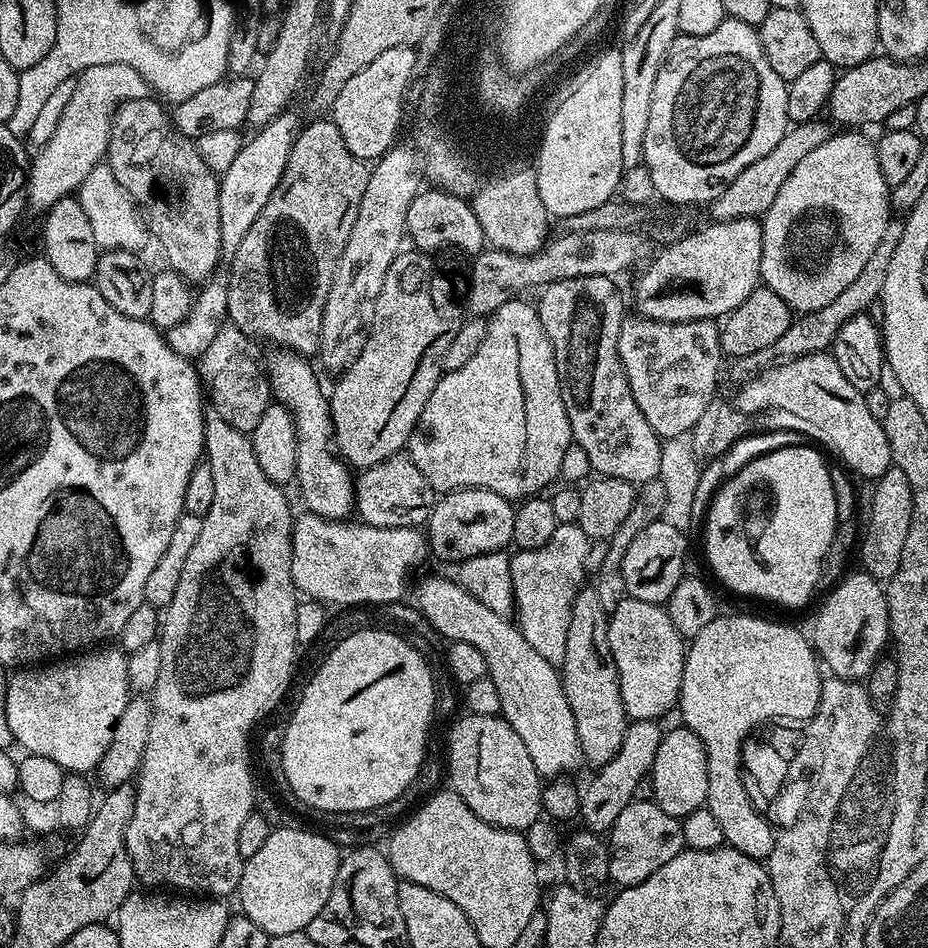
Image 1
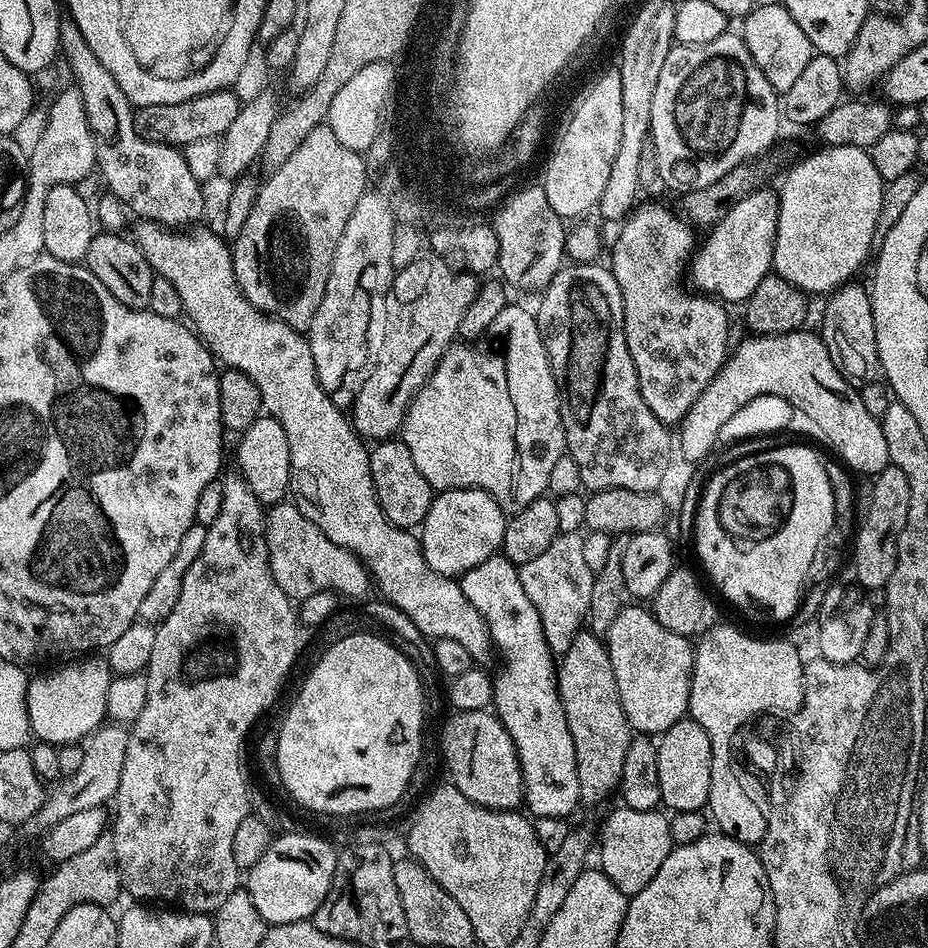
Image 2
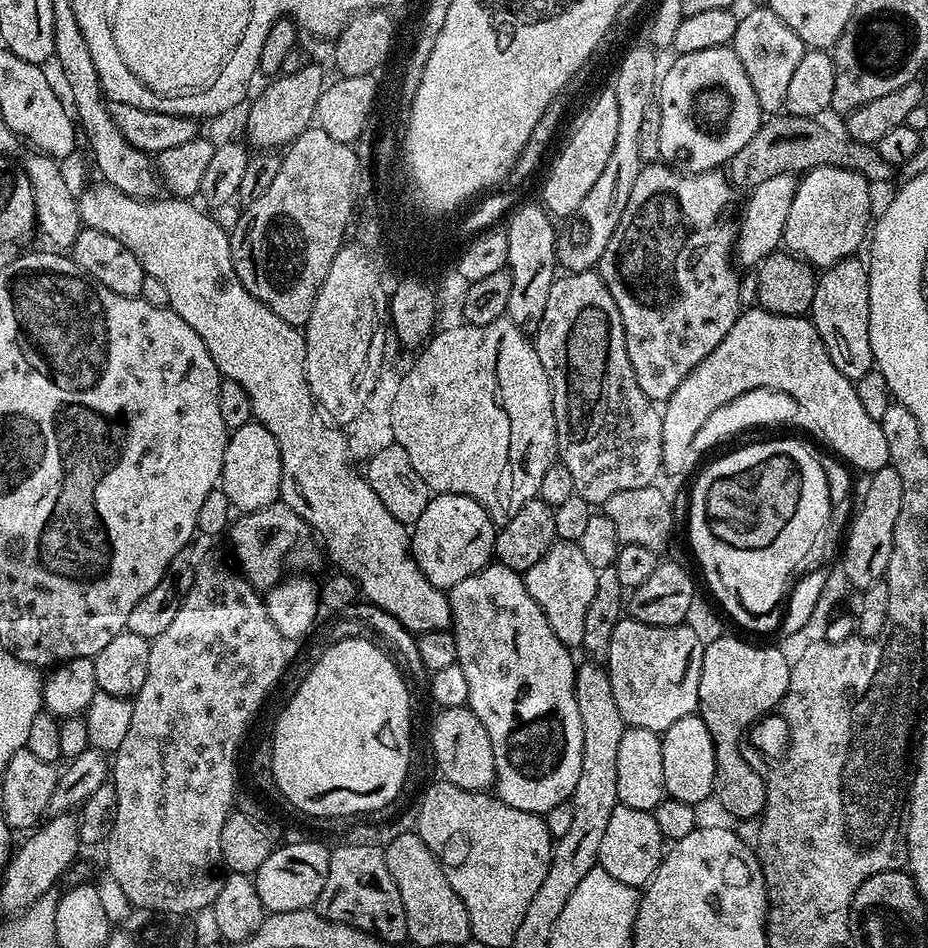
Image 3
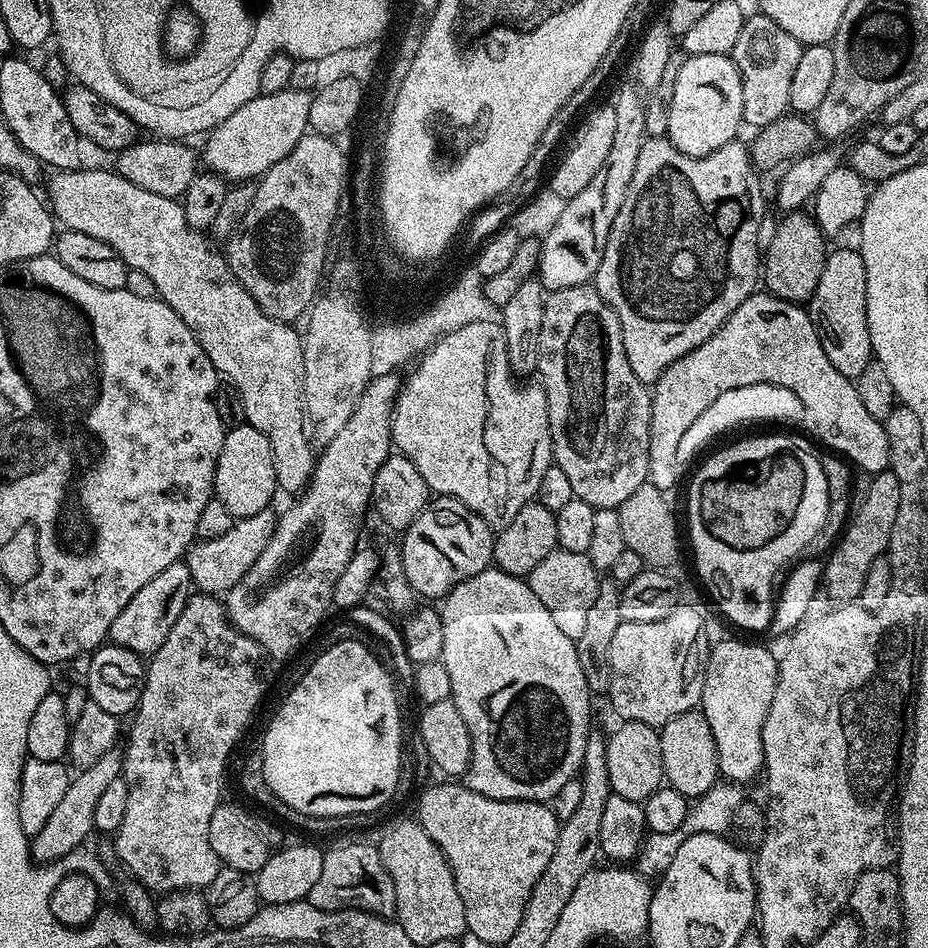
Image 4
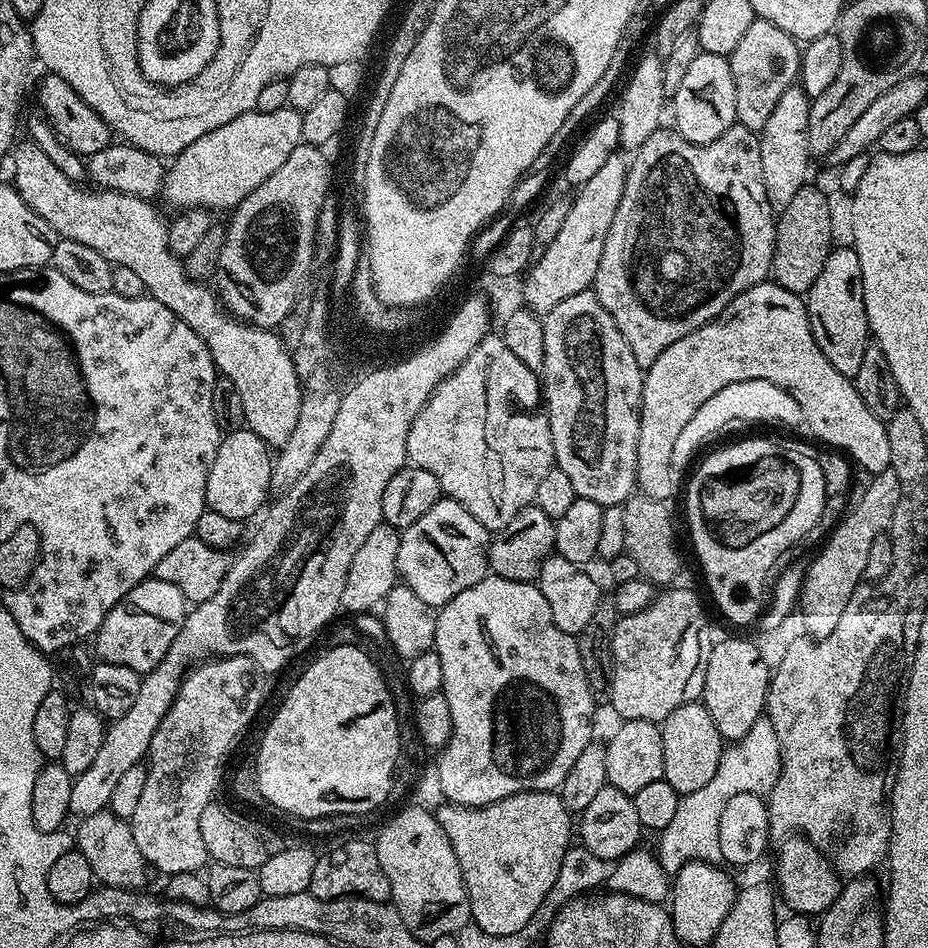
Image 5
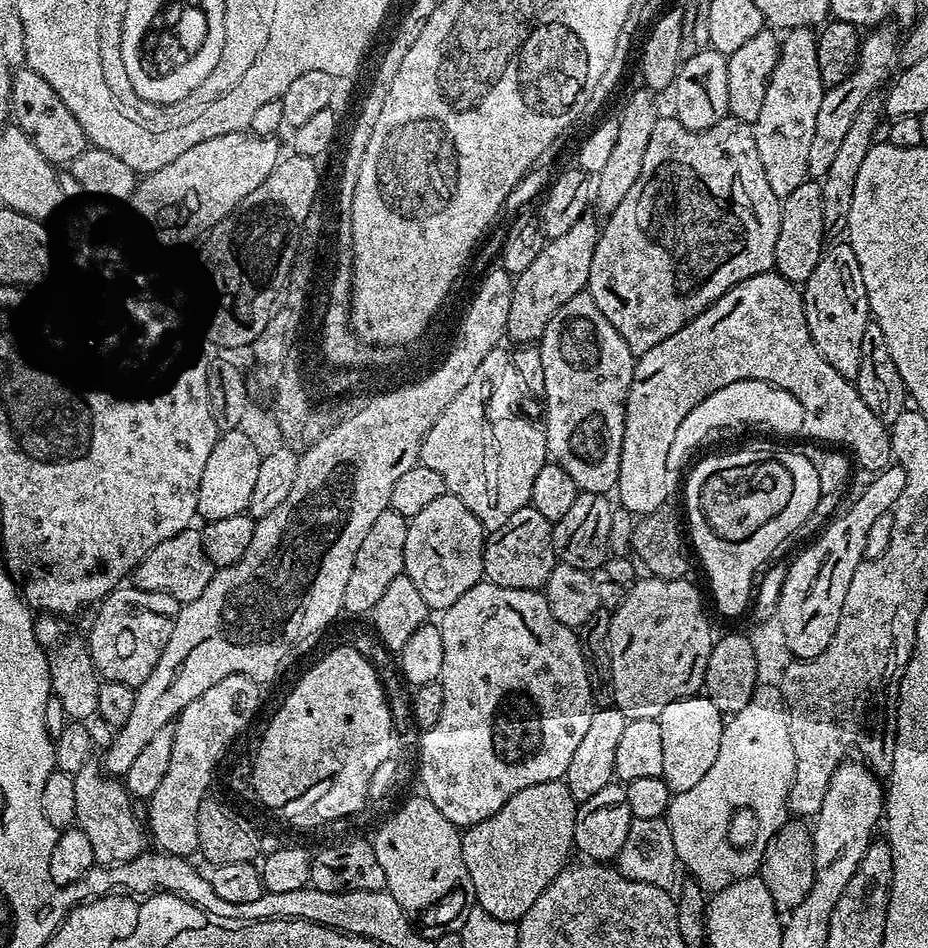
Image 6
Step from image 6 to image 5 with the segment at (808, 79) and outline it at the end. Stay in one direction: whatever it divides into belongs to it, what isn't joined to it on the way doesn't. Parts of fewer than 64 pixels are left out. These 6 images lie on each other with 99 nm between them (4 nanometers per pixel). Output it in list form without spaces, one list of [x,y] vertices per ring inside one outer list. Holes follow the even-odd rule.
[[[788,88],[782,98],[778,98],[774,114],[770,114],[766,126],[758,133],[762,154],[762,182],[766,186],[766,198],[773,213],[779,214],[793,200],[794,194],[806,187],[807,180],[804,179],[808,176],[808,160],[810,161],[808,127],[811,109],[812,100],[803,88]]]

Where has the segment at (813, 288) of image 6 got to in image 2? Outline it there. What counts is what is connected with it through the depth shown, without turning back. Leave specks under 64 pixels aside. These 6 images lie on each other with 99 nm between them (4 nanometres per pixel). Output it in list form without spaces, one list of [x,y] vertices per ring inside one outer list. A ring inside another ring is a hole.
[[[857,282],[841,284],[835,292],[827,297],[824,304],[824,321],[818,327],[824,344],[830,350],[830,358],[834,366],[845,378],[859,386],[877,379],[880,372],[878,358],[878,342],[874,330],[874,314],[872,313],[872,297],[869,289]]]

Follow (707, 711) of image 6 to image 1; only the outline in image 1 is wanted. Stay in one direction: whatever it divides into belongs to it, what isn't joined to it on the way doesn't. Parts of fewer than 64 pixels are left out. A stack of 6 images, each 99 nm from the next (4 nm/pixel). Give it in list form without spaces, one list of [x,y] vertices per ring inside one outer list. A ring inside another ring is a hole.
[[[683,726],[672,728],[661,735],[658,742],[658,754],[654,754],[650,773],[650,789],[652,799],[666,814],[683,818],[694,810],[705,807],[708,803],[708,787],[710,774],[706,762],[706,746],[702,746],[702,738]]]

